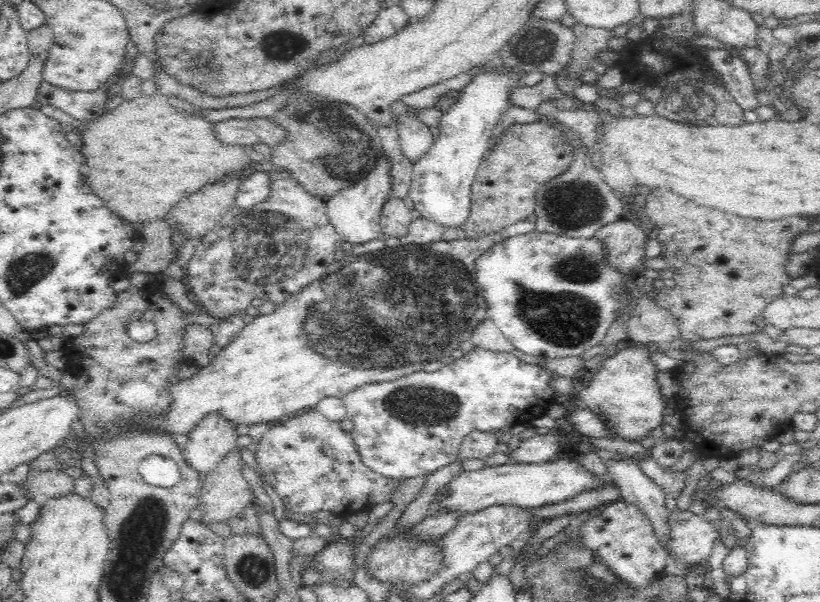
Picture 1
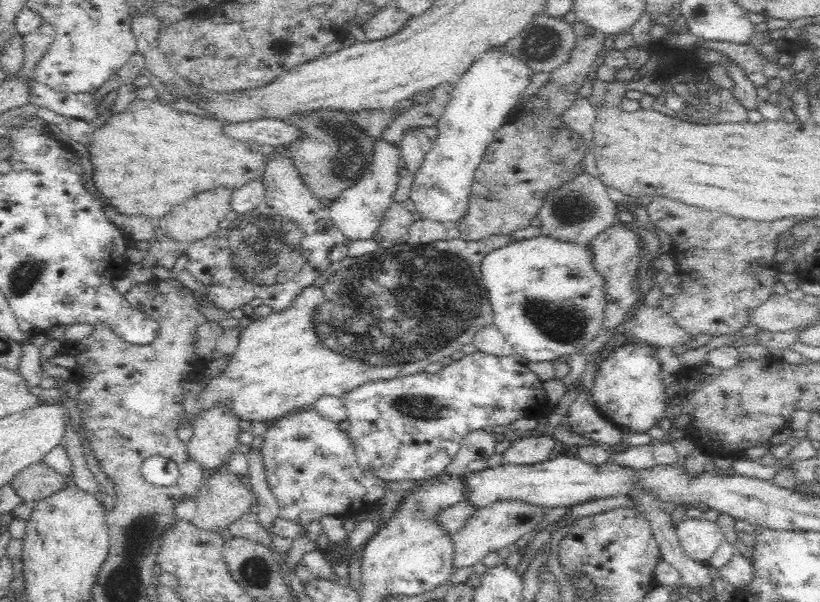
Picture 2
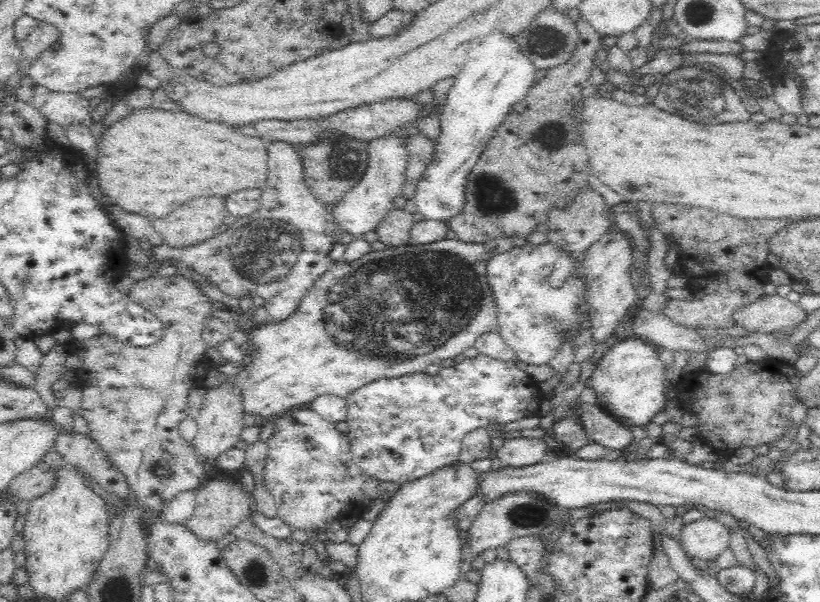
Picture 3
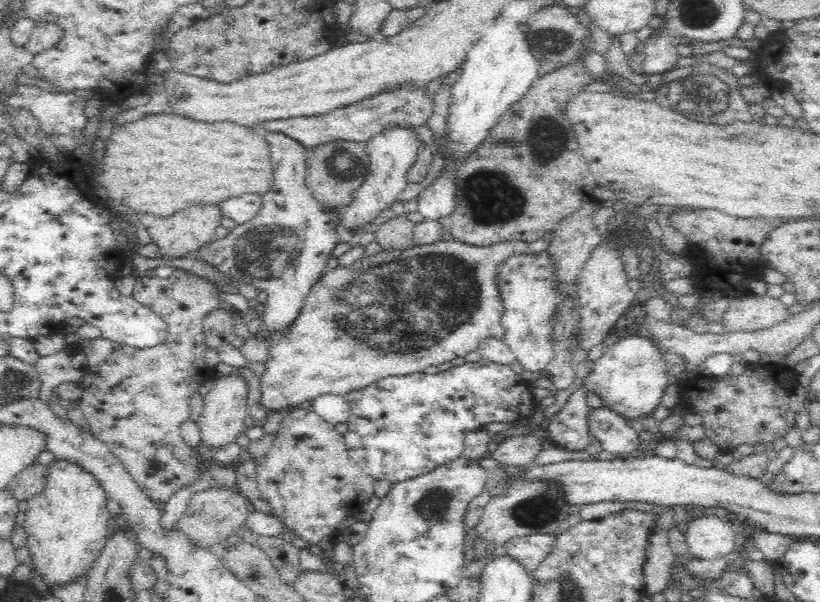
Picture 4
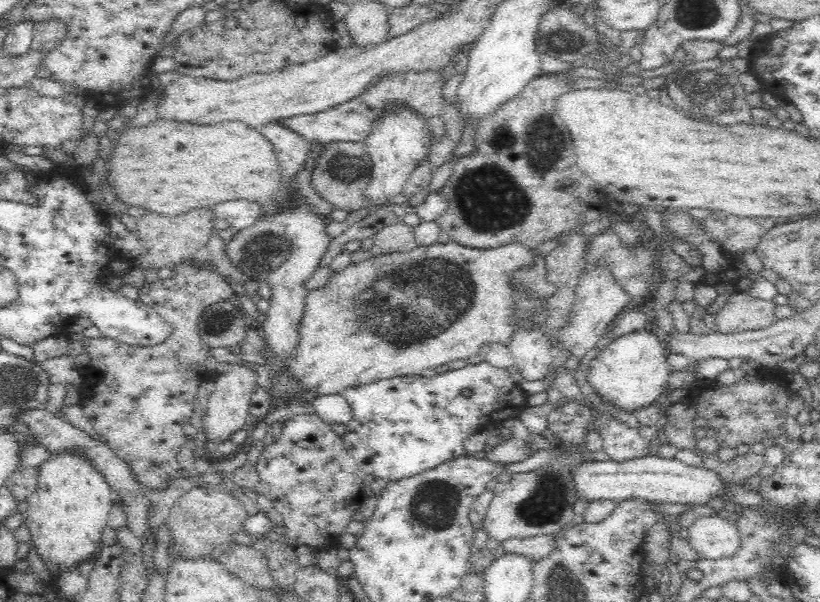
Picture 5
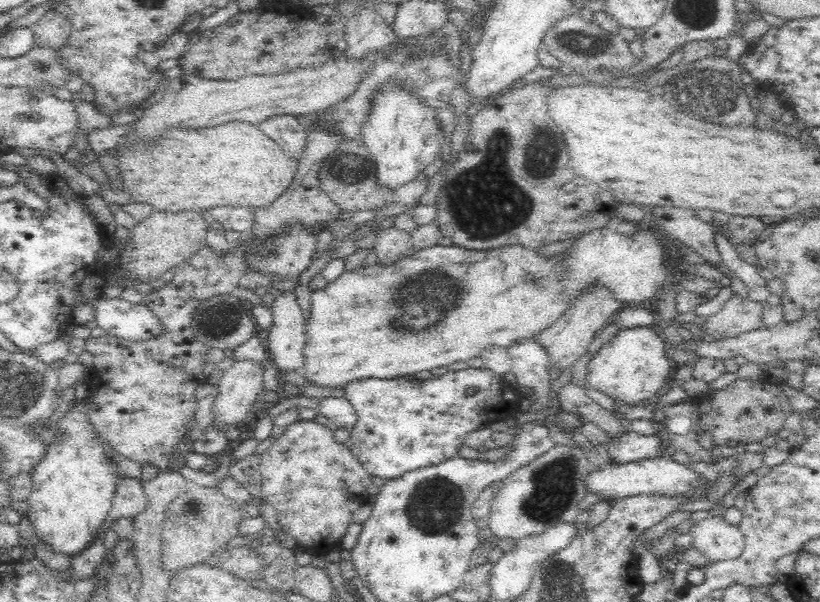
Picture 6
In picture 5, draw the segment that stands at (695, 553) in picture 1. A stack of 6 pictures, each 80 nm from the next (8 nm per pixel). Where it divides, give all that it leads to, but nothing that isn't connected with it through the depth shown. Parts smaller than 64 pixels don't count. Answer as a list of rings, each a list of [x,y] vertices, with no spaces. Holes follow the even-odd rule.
[[[717,514],[710,516],[701,516],[690,526],[688,542],[696,553],[700,555],[701,559],[719,560],[723,558],[730,558],[734,554],[738,554],[740,546],[742,546],[742,538],[739,535],[739,530],[736,524],[731,519],[724,520],[718,517]]]

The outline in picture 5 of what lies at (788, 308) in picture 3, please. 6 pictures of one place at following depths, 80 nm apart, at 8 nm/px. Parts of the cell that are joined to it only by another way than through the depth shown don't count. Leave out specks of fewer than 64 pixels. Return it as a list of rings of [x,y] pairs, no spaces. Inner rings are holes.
[[[736,292],[714,315],[718,334],[734,334],[770,326],[774,319],[773,301],[754,298],[747,292]]]

